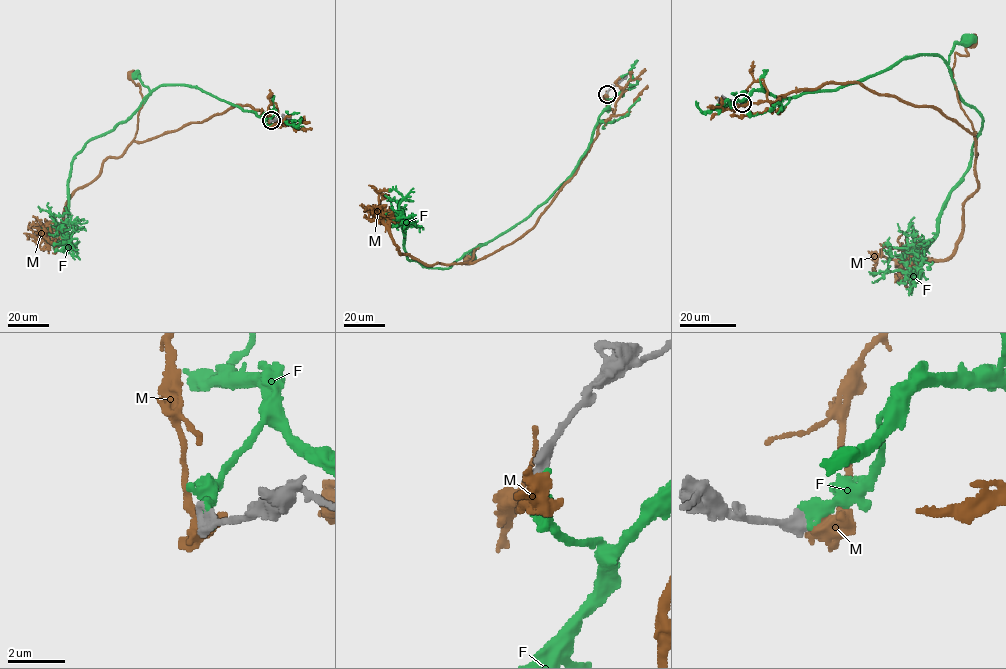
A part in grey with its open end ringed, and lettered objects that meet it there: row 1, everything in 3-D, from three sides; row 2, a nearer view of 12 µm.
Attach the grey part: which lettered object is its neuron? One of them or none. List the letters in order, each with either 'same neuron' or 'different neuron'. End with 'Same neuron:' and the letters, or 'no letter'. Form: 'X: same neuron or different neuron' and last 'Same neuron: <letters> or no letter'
F: same neuron
M: different neuron
Same neuron: F

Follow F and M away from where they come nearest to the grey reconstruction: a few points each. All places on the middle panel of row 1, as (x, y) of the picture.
F: (606, 94), (610, 104), (599, 116), (588, 148), (573, 173), (530, 215), (487, 243), (479, 244), (472, 257)
M: (606, 94), (613, 115), (599, 126), (576, 173), (536, 223), (470, 263), (475, 248), (466, 261)

